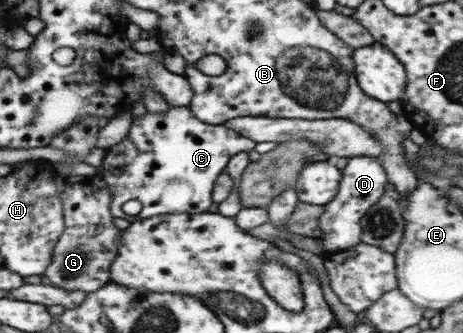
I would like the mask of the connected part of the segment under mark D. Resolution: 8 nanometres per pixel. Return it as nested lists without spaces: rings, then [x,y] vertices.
[[[357,156],[349,159],[346,168],[342,171],[337,195],[331,202],[324,205],[324,210],[319,217],[319,228],[323,234],[319,238],[323,242],[320,256],[327,258],[327,255],[351,250],[362,243],[363,227],[360,220],[386,195],[387,183],[388,177],[379,159],[371,156]]]

